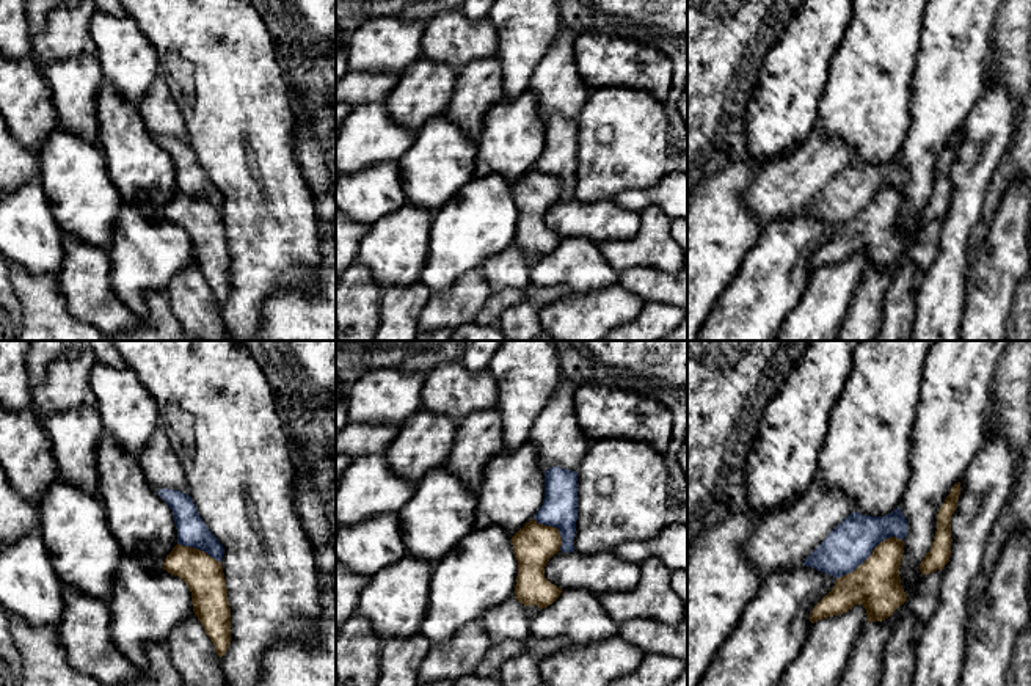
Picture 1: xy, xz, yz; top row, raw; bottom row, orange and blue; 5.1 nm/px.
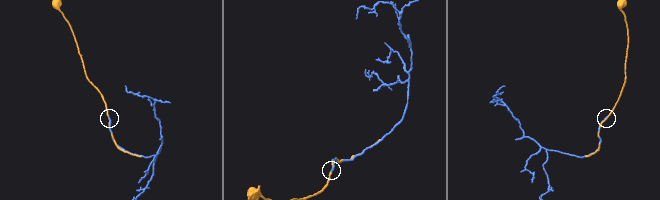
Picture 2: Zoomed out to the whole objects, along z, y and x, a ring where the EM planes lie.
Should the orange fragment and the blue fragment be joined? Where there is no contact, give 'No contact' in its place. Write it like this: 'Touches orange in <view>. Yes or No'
Touches orange in yz. No

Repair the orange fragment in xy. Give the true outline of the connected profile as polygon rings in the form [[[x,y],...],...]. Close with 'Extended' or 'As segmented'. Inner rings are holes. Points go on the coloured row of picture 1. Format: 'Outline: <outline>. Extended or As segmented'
Outline: [[[177,543],[166,556],[163,570],[188,586],[195,615],[221,658],[231,644],[231,608],[221,562],[201,549]]]. As segmented

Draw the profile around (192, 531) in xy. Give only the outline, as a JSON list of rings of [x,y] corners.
[[[162,488],[157,493],[173,510],[177,543],[201,549],[221,562],[224,548],[199,516],[191,498],[187,493],[168,488]]]

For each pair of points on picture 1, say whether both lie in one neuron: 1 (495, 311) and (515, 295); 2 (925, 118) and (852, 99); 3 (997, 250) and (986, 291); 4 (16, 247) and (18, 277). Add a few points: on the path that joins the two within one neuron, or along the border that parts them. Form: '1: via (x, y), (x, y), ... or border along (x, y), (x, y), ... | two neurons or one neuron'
1: via (499, 306), (510, 297) | one neuron
2: border along (914, 79), (910, 90), (910, 126), (901, 151) | two neurons
3: via (997, 259), (992, 281) | one neuron
4: border along (16, 264), (29, 275), (49, 275), (52, 278) | two neurons

